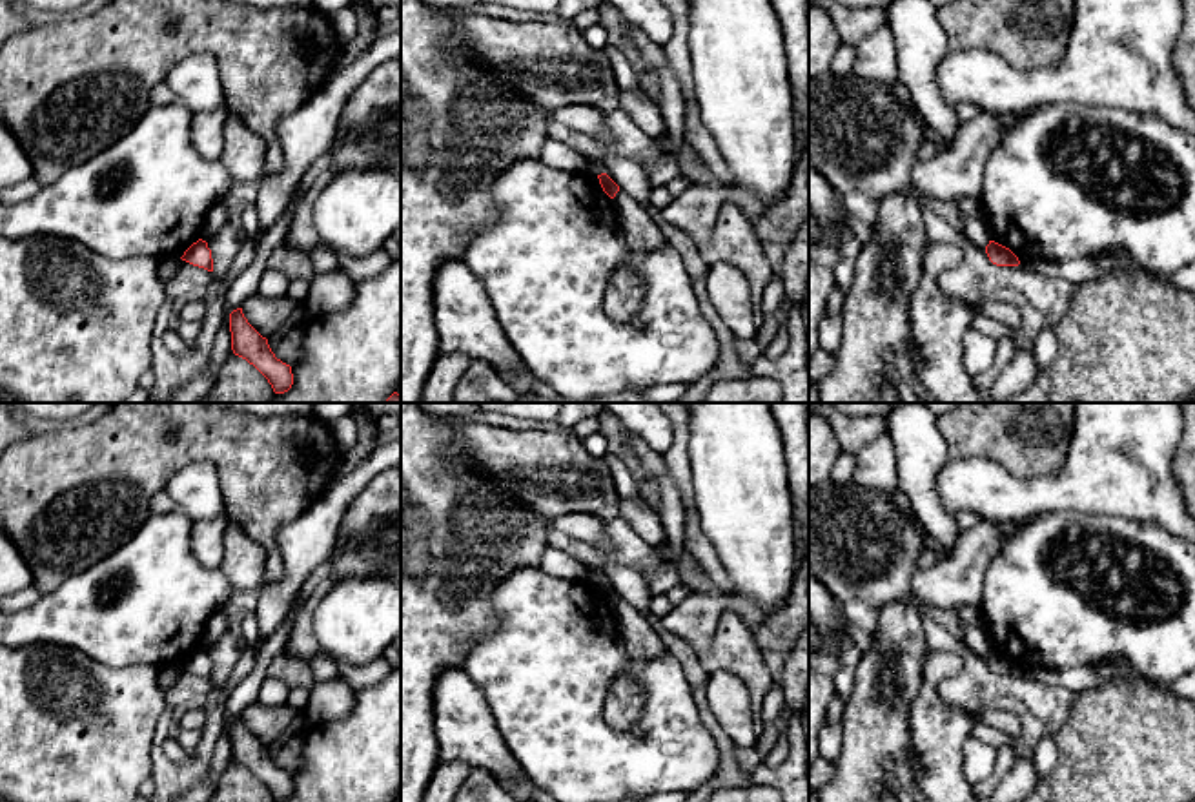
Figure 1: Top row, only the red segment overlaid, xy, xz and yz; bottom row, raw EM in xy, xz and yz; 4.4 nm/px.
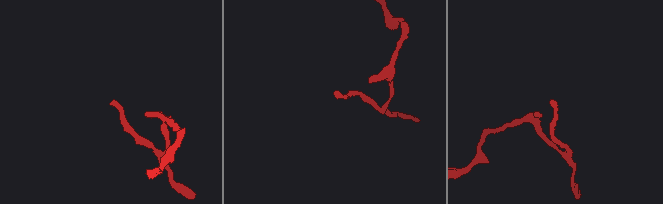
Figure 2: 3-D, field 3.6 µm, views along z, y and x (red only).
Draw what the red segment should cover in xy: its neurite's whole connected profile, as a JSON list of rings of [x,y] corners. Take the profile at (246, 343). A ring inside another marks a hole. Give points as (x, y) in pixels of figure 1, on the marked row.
[[[242,308],[230,314],[231,350],[253,365],[271,385],[275,394],[284,394],[293,385],[291,366],[271,352],[262,337],[244,317]]]

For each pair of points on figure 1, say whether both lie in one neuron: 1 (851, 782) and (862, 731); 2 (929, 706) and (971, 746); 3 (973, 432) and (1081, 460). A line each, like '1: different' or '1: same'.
1: same
2: different
3: different

